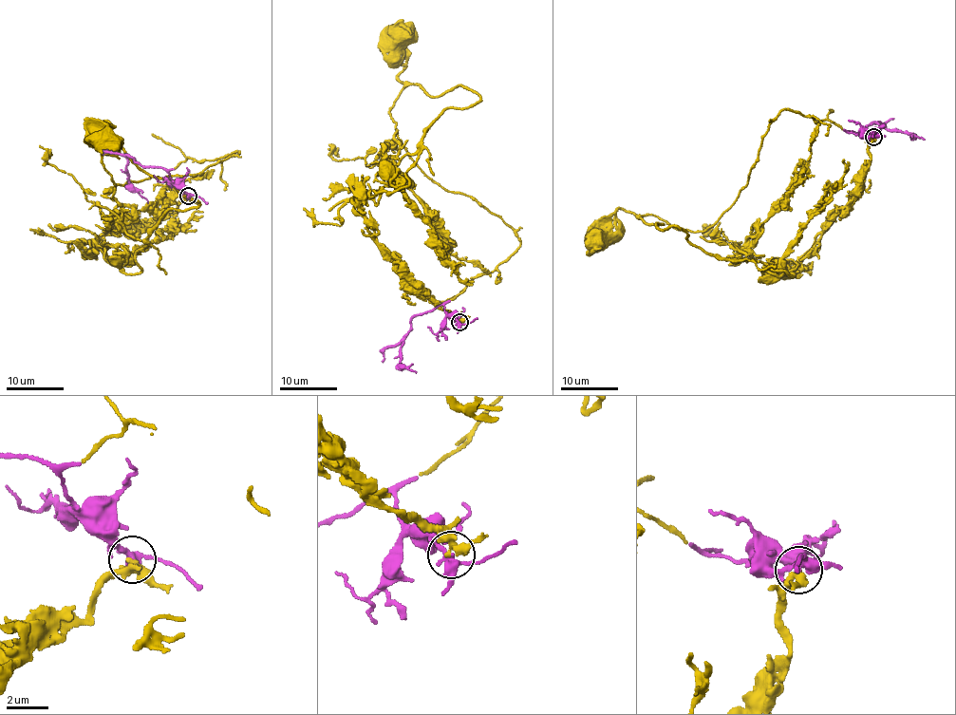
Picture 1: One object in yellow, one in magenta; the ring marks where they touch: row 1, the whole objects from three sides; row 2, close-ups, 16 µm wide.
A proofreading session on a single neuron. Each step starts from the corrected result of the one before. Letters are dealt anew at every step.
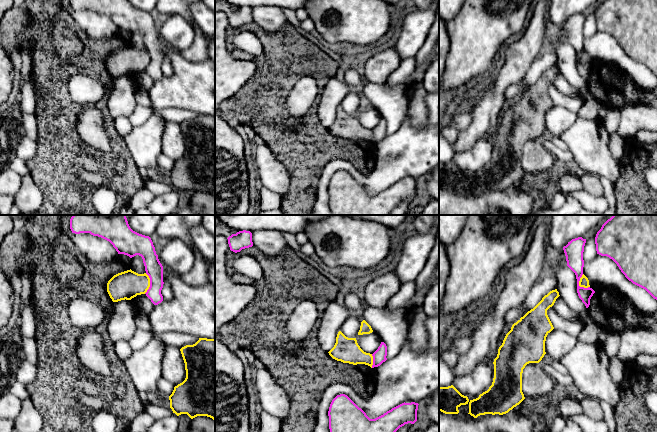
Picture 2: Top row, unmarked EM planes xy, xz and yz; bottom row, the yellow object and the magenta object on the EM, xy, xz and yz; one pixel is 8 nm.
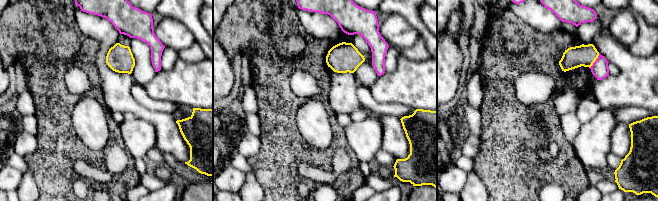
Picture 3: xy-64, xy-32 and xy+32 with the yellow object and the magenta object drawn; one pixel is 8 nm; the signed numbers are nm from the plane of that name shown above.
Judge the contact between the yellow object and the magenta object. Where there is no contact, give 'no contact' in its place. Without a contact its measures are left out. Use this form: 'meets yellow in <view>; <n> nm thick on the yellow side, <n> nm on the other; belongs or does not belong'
meets yellow in yz; 80 nm thick on the yellow side, 140 nm on the other; belongs

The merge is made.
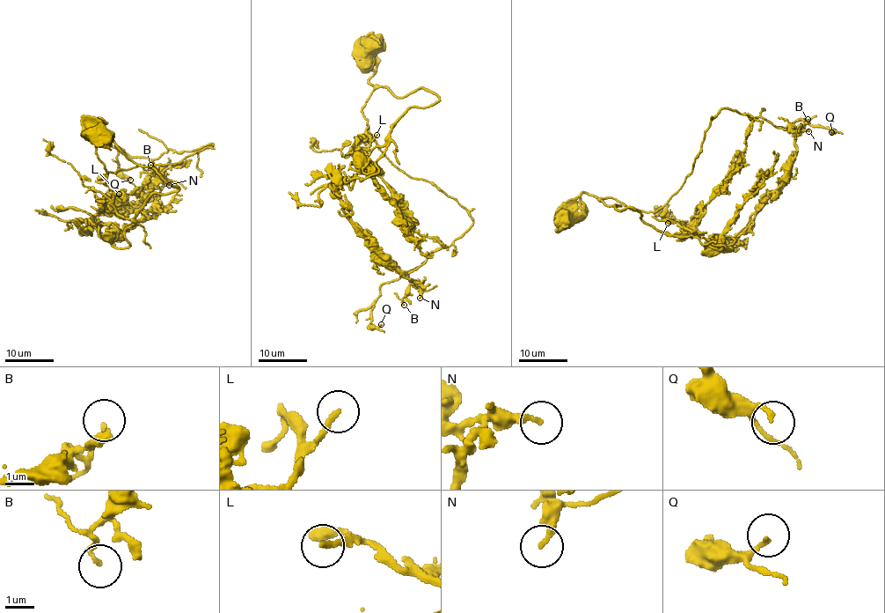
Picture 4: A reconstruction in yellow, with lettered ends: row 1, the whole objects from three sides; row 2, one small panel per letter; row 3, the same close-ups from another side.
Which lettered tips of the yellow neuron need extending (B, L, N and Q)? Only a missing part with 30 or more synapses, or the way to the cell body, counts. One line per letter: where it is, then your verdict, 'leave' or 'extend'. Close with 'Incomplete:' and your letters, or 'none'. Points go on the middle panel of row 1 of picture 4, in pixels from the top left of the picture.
B: place (404, 305); leave
L: place (376, 135); extend
N: place (420, 298); leave
Q: place (381, 324); leave
Incomplete: L

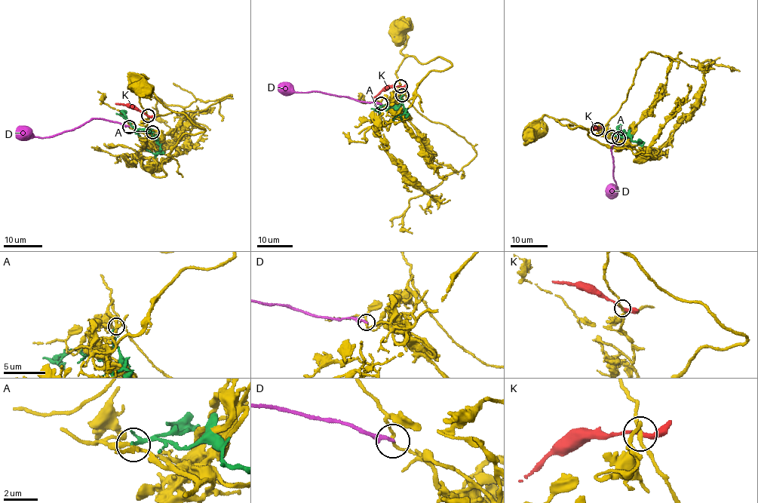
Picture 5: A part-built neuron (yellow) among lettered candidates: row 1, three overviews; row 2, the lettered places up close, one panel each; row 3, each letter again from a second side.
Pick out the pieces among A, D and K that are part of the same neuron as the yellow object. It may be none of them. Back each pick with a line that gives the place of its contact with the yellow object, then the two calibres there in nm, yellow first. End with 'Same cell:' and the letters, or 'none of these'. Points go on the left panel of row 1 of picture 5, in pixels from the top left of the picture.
Same cell: none of these

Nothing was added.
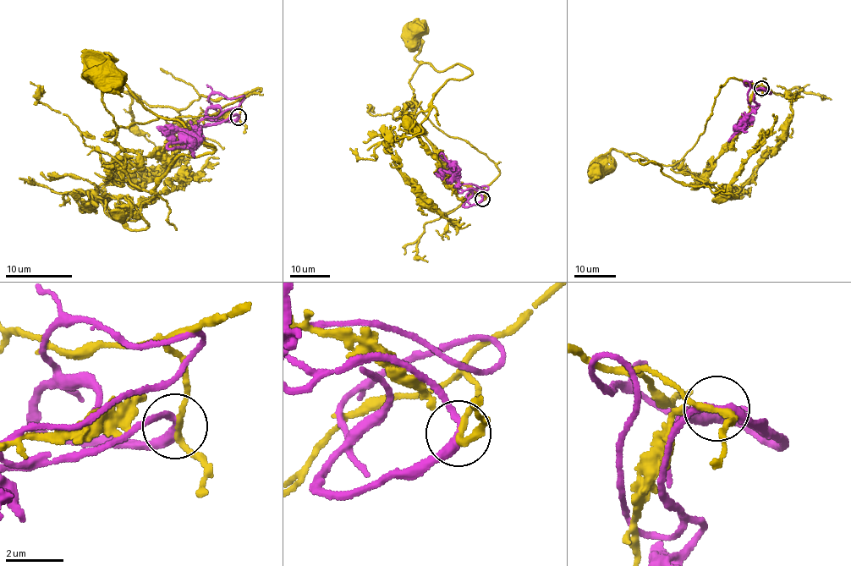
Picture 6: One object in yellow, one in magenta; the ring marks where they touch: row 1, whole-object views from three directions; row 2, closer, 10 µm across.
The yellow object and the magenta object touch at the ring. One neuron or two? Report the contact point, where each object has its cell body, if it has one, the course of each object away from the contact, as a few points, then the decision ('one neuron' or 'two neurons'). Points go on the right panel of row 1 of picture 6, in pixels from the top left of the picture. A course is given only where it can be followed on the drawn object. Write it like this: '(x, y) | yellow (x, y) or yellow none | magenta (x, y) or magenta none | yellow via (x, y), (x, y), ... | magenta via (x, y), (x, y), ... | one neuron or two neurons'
(761, 88) | yellow (595, 172) | magenta none | yellow via (760, 88), (727, 79), (705, 130), (674, 164), (614, 149), (597, 171) | magenta via (760, 88), (754, 97), (757, 104), (728, 140) | two neurons

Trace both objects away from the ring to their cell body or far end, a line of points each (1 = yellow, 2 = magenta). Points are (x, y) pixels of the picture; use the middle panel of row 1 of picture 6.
1: (482, 199), (483, 189), (499, 171), (469, 143), (437, 129), (415, 100), (409, 81), (420, 64), (418, 30)
2: (482, 199), (474, 189), (462, 190), (458, 188), (457, 173), (441, 156), (441, 152)

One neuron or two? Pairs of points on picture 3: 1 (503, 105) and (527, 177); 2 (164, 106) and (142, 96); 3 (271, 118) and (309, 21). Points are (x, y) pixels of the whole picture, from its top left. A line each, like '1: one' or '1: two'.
1: one
2: one
3: two

